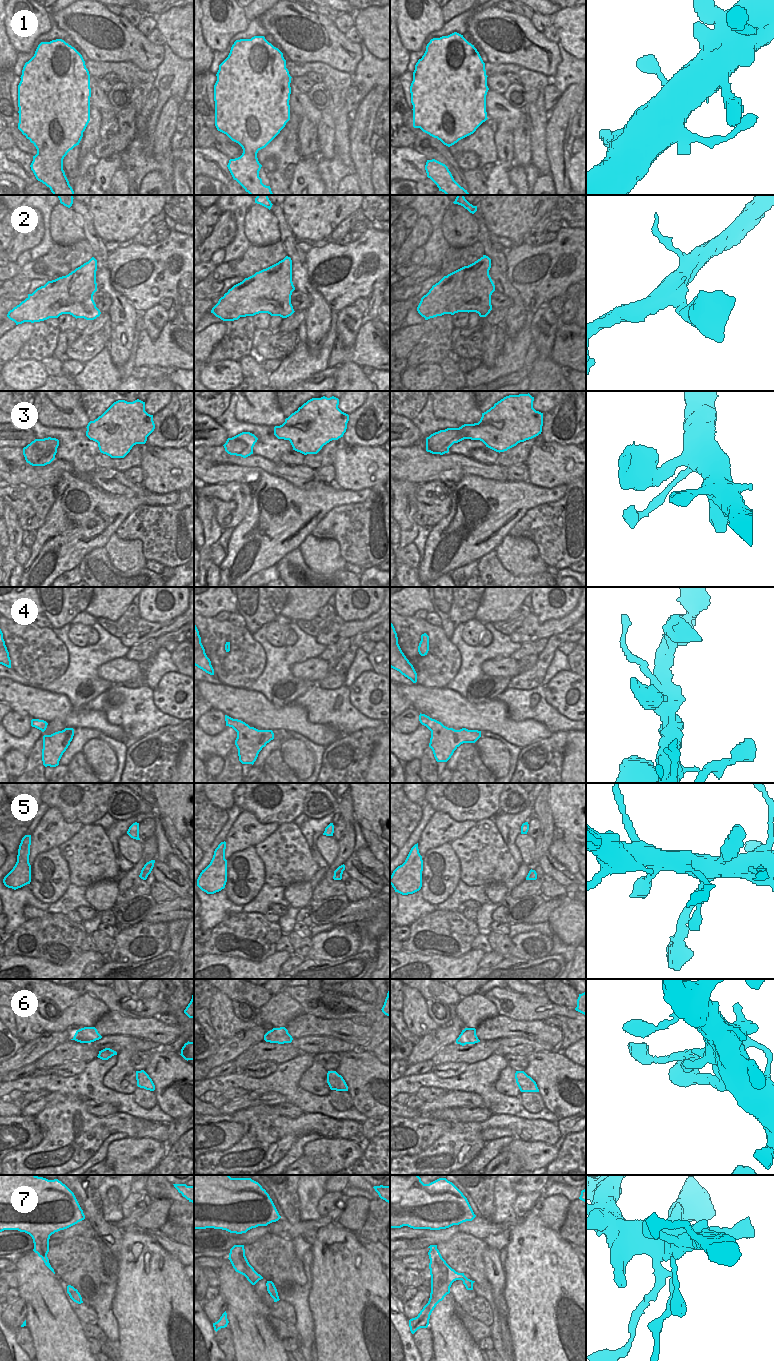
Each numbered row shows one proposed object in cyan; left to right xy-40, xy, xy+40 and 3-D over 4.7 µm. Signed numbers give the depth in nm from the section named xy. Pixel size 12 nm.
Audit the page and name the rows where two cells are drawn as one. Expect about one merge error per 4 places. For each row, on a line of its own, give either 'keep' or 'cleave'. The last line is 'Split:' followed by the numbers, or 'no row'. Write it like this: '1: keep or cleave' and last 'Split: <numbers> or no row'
1: keep
2: keep
3: keep
4: keep
5: keep
6: keep
7: cleave
Split: 7

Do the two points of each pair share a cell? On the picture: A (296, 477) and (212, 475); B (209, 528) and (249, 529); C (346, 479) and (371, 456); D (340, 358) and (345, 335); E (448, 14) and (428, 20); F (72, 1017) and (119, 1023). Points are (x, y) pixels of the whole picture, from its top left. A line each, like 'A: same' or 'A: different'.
A: same
B: different
C: same
D: different
E: different
F: different

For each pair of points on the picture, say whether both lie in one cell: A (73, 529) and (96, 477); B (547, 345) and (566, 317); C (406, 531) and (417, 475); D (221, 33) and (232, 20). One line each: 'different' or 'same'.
A: different
B: different
C: different
D: same

